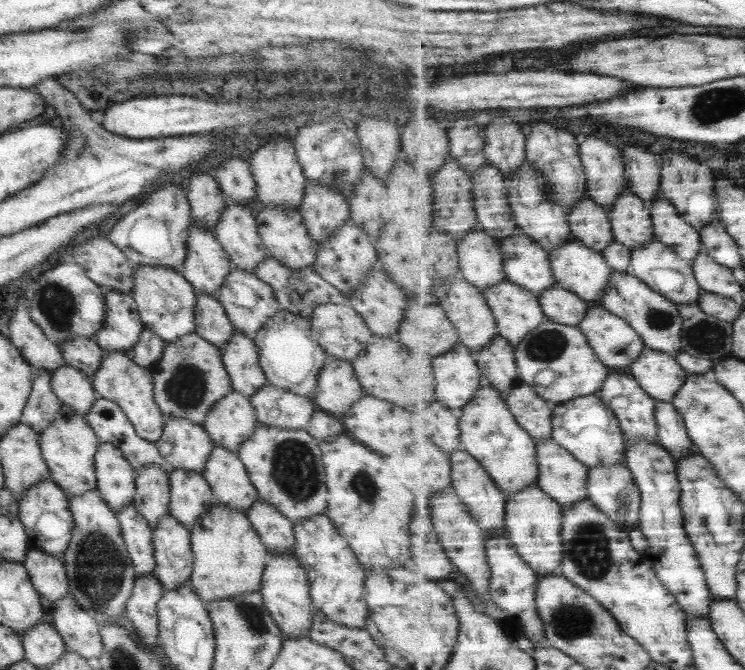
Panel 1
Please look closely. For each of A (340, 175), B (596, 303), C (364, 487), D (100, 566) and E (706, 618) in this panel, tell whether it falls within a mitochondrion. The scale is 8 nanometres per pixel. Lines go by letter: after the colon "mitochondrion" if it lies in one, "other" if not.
A: mitochondrion
B: other
C: mitochondrion
D: mitochondrion
E: other

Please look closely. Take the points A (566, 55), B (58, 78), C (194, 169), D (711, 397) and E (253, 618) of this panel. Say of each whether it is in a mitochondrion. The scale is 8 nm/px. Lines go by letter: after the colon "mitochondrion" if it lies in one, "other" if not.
A: other
B: other
C: other
D: other
E: mitochondrion

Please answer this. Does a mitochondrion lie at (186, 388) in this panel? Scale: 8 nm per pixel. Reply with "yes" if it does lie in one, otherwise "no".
yes

